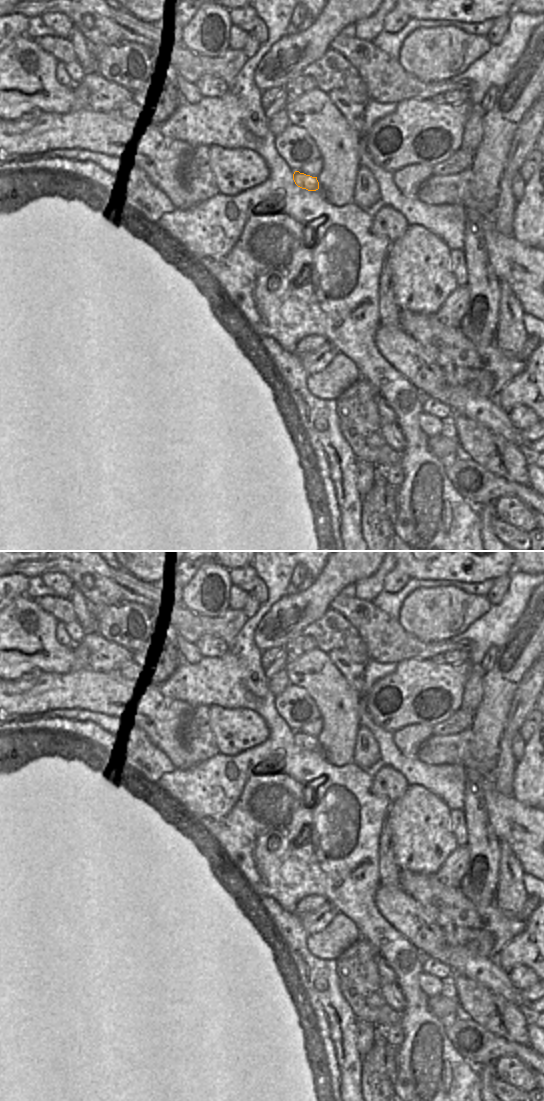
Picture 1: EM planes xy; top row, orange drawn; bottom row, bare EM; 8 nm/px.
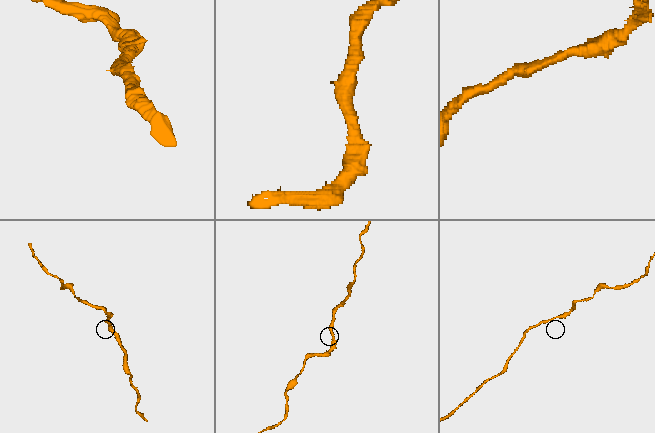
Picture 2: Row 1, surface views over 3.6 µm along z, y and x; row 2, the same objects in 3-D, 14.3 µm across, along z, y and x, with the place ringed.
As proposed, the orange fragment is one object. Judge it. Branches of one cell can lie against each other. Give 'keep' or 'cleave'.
keep

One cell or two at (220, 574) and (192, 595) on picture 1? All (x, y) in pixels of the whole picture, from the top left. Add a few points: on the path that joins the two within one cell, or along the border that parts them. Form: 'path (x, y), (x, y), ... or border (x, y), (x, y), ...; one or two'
path (212, 573), (206, 575), (206, 581), (200, 587); one

